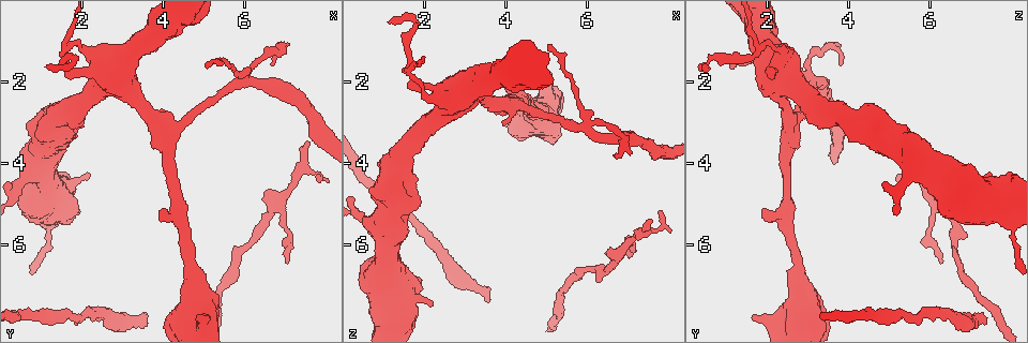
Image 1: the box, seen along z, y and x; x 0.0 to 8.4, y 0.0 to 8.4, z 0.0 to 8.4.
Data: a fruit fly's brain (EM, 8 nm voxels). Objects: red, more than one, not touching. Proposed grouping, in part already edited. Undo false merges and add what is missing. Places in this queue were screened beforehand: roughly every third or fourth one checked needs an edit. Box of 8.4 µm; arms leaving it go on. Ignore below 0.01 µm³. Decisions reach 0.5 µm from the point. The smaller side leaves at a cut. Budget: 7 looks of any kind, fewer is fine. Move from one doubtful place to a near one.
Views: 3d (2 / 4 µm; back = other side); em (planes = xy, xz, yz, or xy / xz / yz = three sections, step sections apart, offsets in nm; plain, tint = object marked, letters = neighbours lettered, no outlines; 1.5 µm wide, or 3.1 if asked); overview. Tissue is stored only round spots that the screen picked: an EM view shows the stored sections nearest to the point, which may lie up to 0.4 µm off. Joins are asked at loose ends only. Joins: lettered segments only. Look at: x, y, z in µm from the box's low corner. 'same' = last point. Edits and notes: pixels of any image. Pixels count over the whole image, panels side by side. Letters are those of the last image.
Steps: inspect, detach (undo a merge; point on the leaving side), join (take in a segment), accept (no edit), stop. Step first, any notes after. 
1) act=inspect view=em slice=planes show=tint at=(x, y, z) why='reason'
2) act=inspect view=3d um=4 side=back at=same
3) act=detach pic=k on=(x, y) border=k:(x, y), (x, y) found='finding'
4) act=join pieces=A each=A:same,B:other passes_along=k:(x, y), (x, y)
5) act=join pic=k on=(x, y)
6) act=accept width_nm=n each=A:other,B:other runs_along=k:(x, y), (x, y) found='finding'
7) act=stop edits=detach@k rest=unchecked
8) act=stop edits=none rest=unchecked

act=inspect view=3d um=2 at=(7.05, 6.45, 6.30)

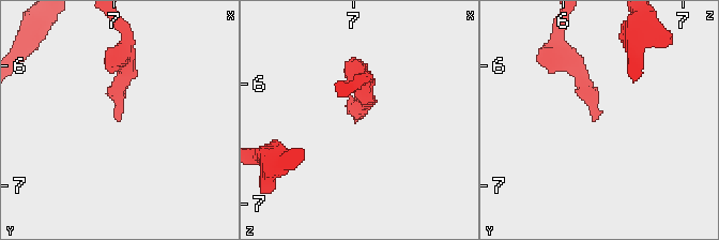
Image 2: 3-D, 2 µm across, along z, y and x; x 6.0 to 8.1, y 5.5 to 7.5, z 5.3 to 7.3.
act=inspect view=em slice=planes show=tint at=(7.02, 6.48, 6.28) why='shape alone is not enough'

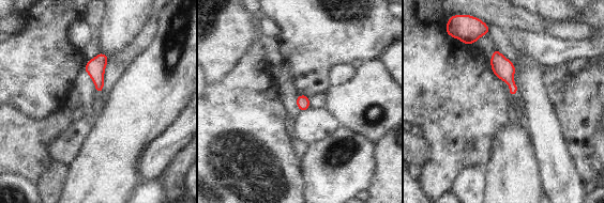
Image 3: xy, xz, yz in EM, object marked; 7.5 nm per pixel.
act=inspect view=em slice=planes show=letters at=same

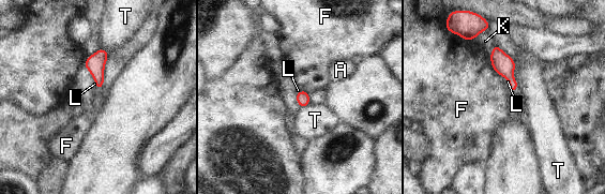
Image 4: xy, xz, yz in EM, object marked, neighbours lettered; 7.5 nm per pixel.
act=join pieces=L longest_contact=K:160nm each=A:other,F:other,K:other,L:same,T:other passes_along=4:(503, 64), (515, 89), (517, 93) found='it goes on there'

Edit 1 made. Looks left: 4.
act=inspect view=em slice=planes show=letters at=(3.60, 7.90, 7.35) why='branch stops here'

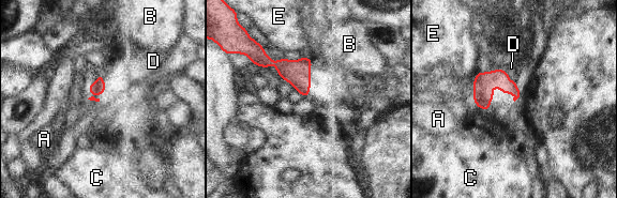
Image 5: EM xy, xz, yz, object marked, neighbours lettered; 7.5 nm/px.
act=join pieces=D longest_contact=C:100nm each=A:other,B:other,C:other,D:same,E:other passes_along=5:(484, 81), (506, 72), (511, 67) found='the cell continues'

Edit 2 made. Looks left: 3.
act=stop edits=join@4,join@5 rest=unchecked

